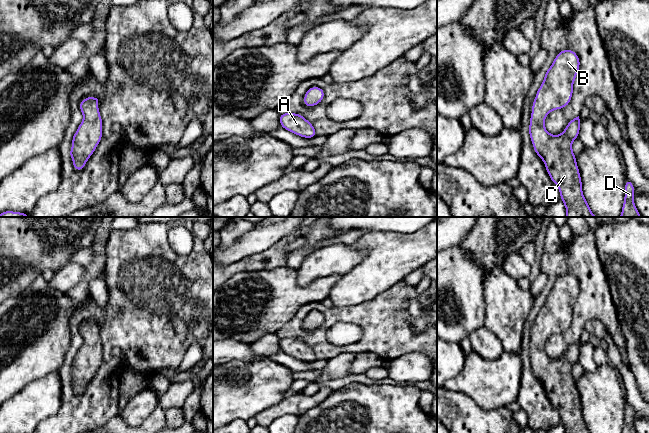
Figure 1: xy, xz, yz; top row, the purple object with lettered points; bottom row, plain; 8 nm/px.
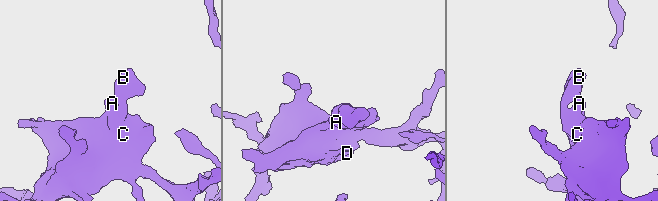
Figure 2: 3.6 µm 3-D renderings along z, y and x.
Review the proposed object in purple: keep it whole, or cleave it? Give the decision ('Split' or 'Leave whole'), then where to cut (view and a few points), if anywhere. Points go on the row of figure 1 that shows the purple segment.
Leave whole. No split

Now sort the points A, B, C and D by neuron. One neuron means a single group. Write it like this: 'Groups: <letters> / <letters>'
Groups: A B C D

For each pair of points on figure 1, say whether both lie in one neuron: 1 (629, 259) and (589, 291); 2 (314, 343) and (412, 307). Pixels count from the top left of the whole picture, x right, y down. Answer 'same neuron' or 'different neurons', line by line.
1: different neurons
2: same neuron

